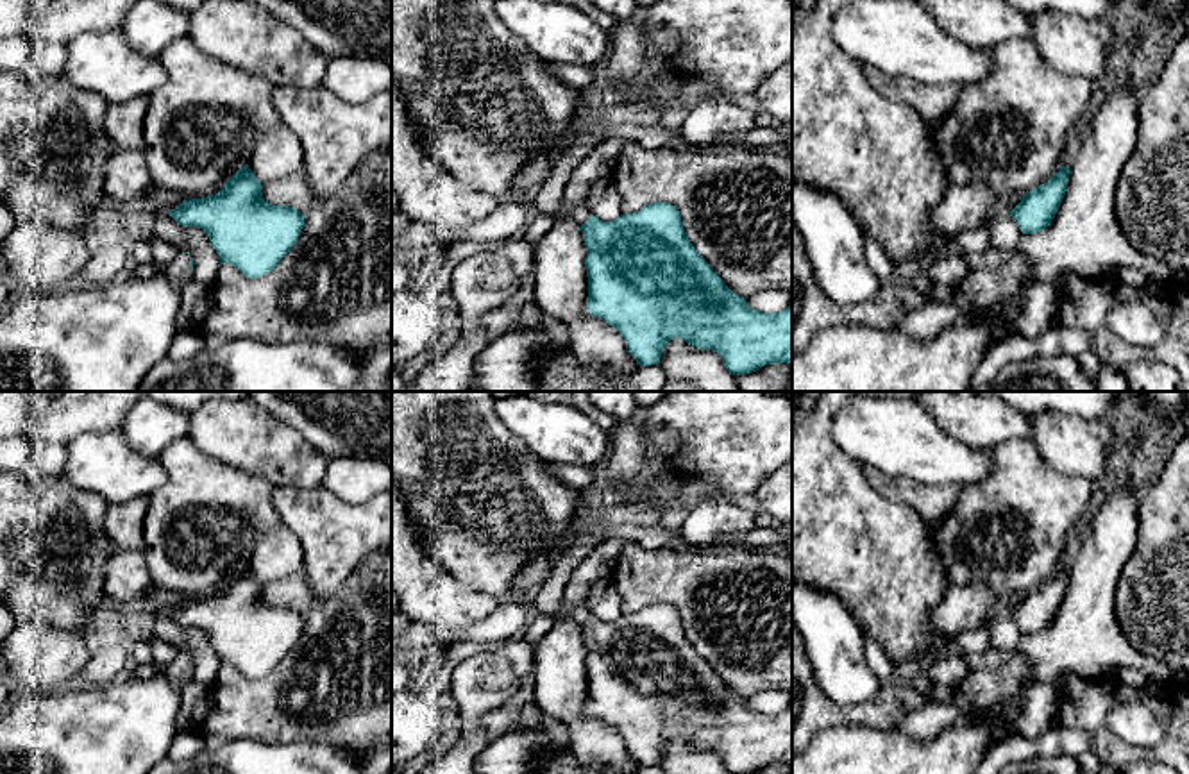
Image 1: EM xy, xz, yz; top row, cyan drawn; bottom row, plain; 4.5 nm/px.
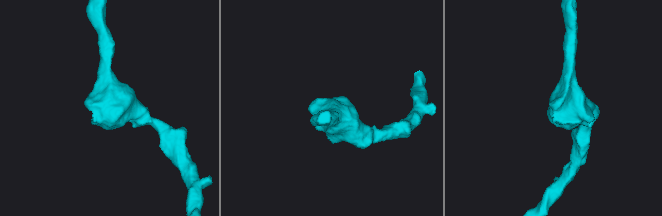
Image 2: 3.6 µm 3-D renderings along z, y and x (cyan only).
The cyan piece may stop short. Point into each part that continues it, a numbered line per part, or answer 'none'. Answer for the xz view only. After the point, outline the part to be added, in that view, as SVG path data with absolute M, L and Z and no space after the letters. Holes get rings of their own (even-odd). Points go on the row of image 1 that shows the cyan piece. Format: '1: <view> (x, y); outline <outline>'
1: xz (581, 213); outline M583 200L579 206L576 206L576 209L572 211L572 220L579 223L579 227L590 218L590 209L586 206L586 202Z

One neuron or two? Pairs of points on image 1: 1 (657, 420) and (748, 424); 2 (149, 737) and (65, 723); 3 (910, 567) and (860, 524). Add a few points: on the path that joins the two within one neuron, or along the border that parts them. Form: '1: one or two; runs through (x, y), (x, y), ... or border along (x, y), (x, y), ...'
1: one; runs through (680, 424), (725, 424)
2: one; runs through (127, 737), (86, 737)
3: one; runs through (898, 562), (873, 537)

